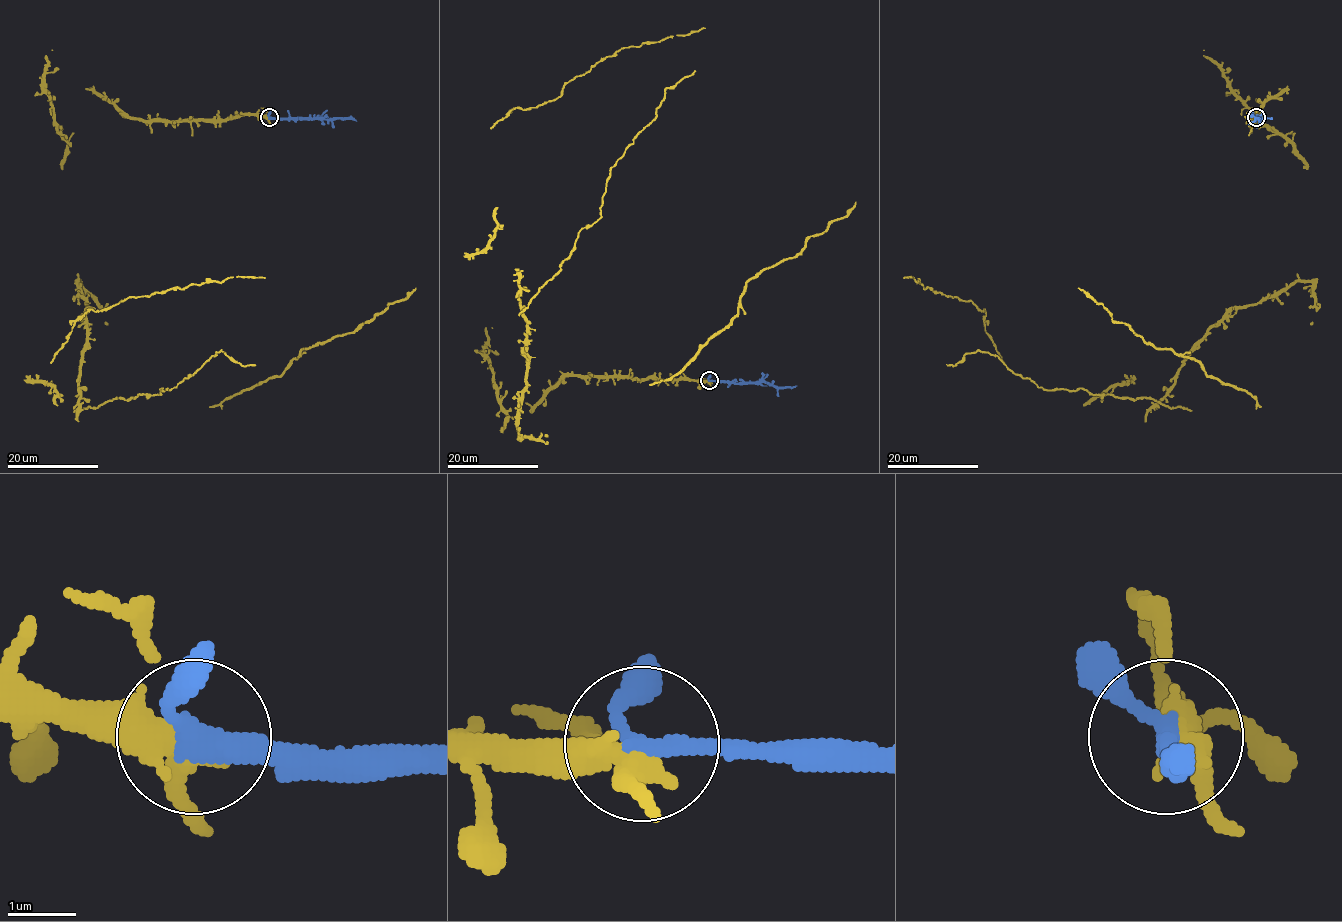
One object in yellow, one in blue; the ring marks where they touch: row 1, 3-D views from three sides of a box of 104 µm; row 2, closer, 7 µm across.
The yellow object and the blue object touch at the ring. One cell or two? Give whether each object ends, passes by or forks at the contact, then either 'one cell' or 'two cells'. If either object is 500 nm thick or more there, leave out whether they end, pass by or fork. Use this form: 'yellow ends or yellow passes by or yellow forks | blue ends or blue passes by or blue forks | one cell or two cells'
yellow forks | blue passes by | one cell

